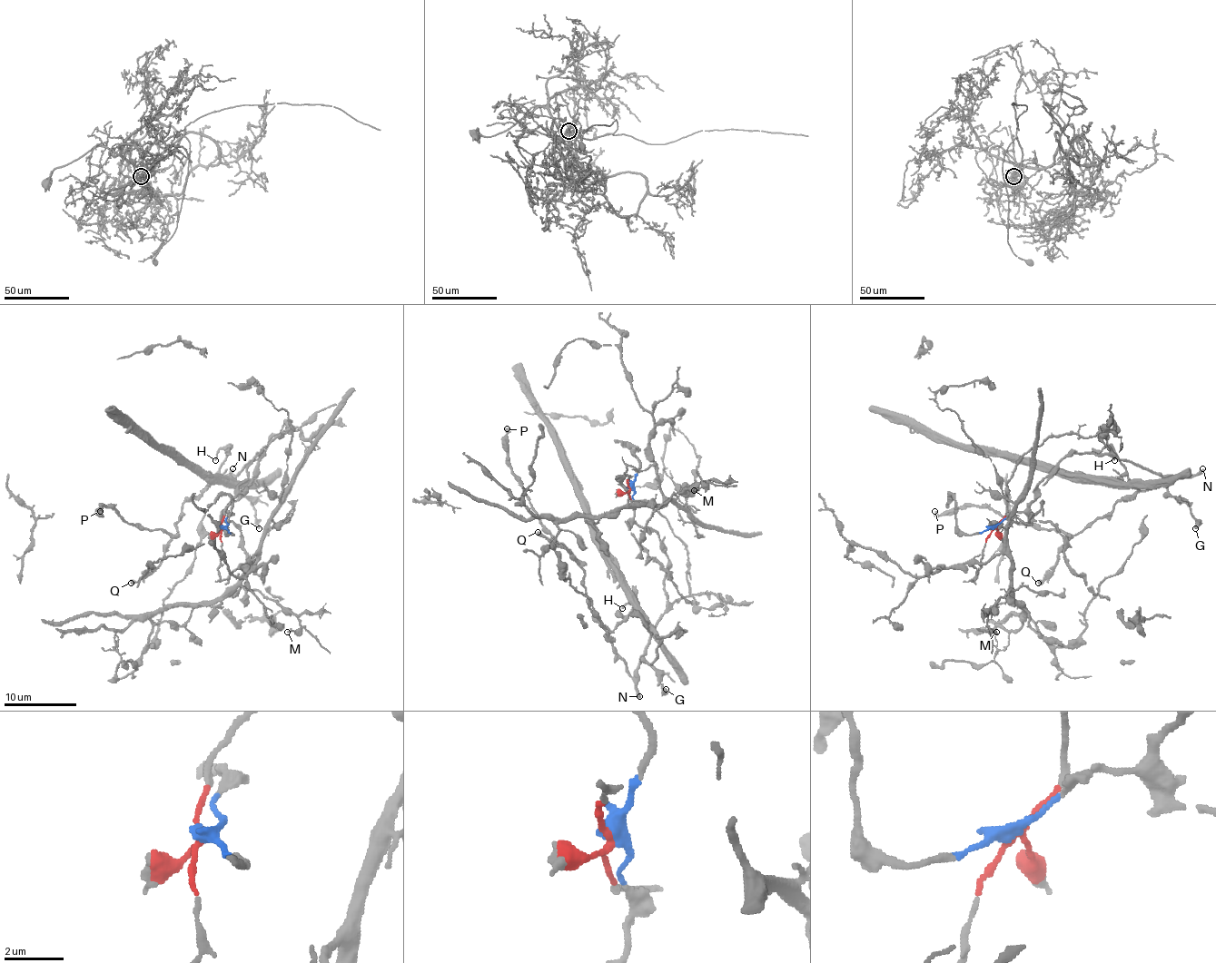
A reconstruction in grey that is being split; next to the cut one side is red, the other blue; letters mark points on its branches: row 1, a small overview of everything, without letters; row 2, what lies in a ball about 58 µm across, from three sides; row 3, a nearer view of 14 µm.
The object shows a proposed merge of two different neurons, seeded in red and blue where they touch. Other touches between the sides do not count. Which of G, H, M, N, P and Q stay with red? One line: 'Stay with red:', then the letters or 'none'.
Stay with red: M

